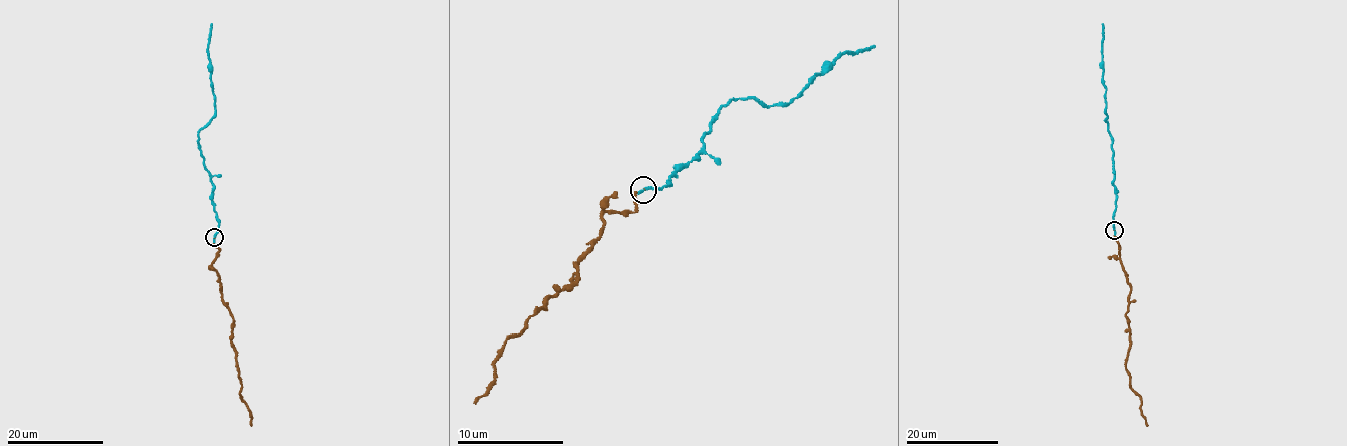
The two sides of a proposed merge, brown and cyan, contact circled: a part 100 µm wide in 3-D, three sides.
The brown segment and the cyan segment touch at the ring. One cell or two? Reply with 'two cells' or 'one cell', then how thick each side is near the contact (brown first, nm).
one cell; 40 nm thick on the brown side, 240 nm on the other

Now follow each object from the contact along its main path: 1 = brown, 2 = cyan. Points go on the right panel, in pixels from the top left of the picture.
1: (1114, 230), (1130, 287), (1126, 370), (1148, 425)
2: (1114, 230), (1113, 150), (1105, 119), (1102, 23)

